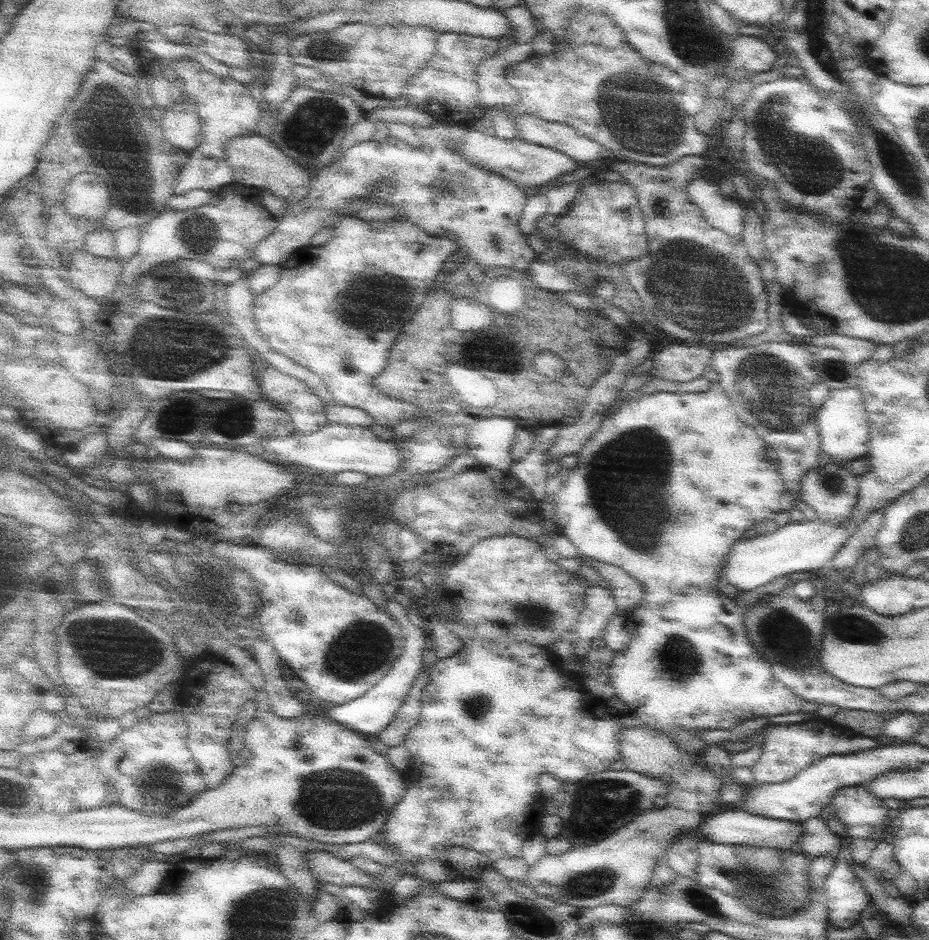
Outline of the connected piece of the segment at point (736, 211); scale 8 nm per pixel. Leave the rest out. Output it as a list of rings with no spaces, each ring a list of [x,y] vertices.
[[[699,175],[689,187],[690,201],[700,205],[707,221],[720,231],[742,241],[745,209],[739,198],[723,196],[719,186]]]

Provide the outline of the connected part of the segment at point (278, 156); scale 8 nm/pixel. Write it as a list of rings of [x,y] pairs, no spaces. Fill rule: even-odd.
[[[252,134],[252,136],[236,136],[226,144],[226,159],[232,167],[233,181],[244,187],[268,190],[276,196],[288,201],[288,207],[296,201],[304,202],[311,188],[313,177],[311,171],[298,164],[294,158],[284,153],[269,136]]]

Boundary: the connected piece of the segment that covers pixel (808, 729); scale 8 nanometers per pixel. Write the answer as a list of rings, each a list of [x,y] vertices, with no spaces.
[[[821,716],[790,725],[768,725],[759,730],[759,734],[762,735],[763,752],[752,766],[754,786],[788,781],[798,775],[800,770],[830,755],[854,754],[881,746],[876,739],[858,734],[848,726],[838,725],[833,719]]]

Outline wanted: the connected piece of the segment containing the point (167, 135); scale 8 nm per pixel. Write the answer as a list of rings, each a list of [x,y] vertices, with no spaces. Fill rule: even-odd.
[[[189,101],[170,106],[161,120],[164,139],[184,152],[193,151],[199,145],[198,139],[202,134],[199,118],[195,105]]]

